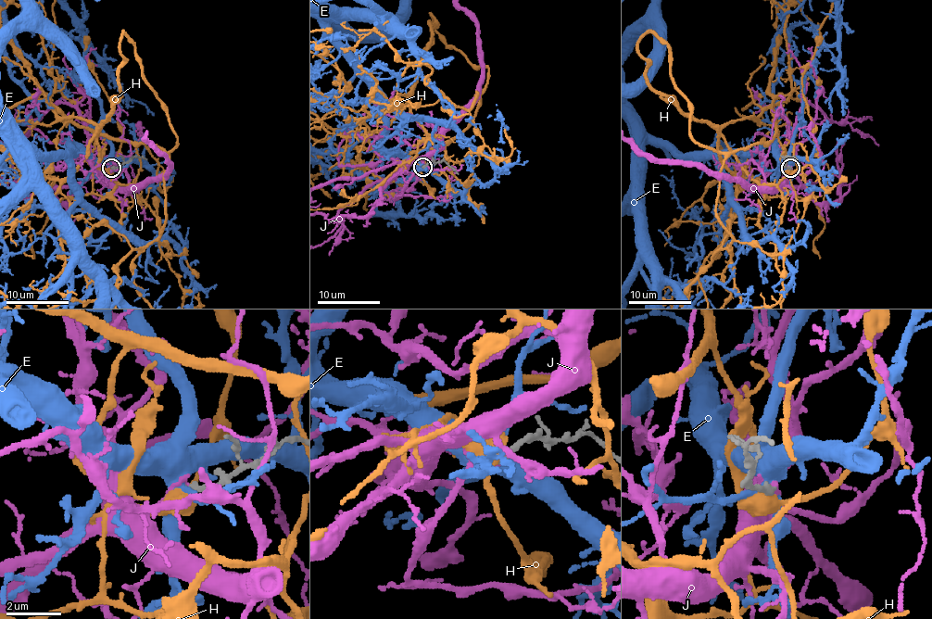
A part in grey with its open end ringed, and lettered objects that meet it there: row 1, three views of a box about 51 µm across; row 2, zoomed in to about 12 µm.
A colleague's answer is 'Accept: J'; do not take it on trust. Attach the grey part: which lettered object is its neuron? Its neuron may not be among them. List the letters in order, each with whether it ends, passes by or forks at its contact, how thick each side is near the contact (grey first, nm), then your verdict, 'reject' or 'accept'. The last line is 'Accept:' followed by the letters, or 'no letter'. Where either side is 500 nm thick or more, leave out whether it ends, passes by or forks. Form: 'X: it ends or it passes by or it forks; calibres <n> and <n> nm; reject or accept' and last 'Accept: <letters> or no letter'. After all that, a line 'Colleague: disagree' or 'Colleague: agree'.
E: it forks; calibres 280 and 440 nm; reject
H: calibres 280 and 500 nm; reject
J: it forks; calibres 280 and 130 nm; accept
Accept: J
Colleague: agree

